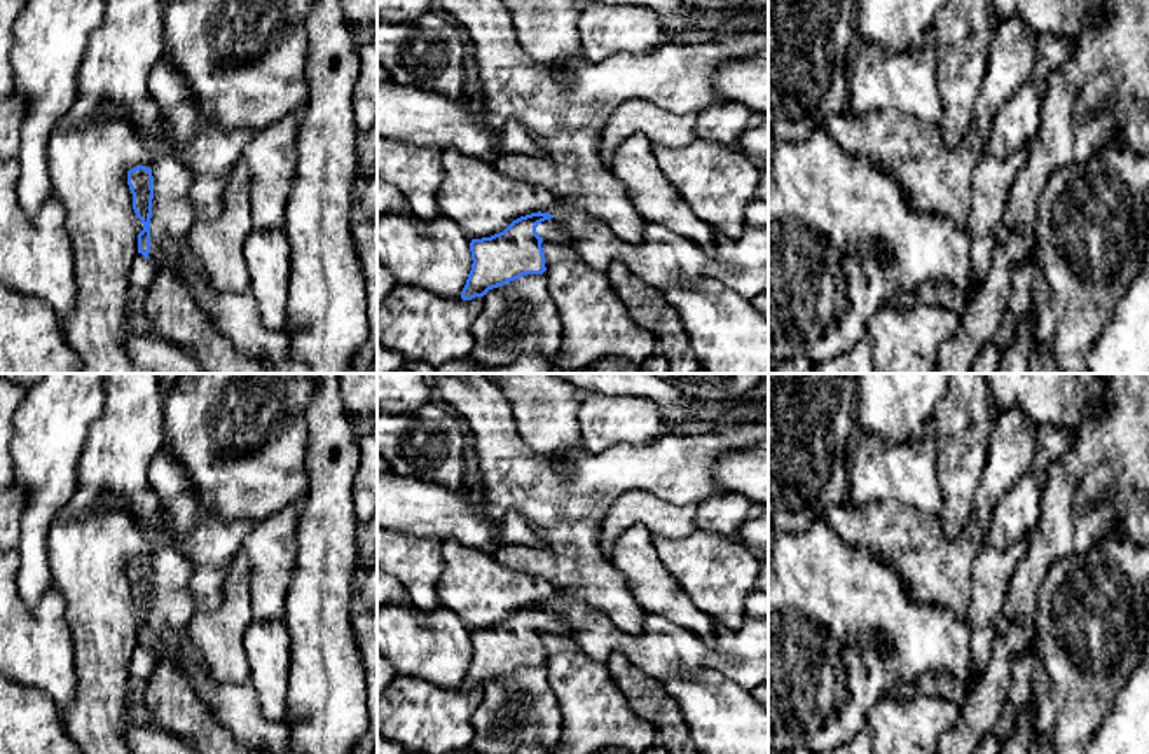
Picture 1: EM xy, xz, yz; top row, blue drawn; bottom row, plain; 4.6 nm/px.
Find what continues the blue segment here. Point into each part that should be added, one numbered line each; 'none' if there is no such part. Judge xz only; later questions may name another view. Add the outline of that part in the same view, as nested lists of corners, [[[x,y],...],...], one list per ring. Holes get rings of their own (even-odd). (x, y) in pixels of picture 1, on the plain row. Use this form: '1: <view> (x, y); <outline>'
1: xz (550, 622); [[[555,609],[538,614],[536,623],[543,632],[552,634],[568,634],[571,628],[569,621],[561,618]]]

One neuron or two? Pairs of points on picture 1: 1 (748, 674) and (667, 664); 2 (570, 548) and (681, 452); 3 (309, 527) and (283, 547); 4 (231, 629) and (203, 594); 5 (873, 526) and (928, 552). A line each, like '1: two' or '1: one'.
1: one
2: one
3: two
4: two
5: one

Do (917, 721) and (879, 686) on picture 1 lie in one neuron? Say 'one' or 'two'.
two

